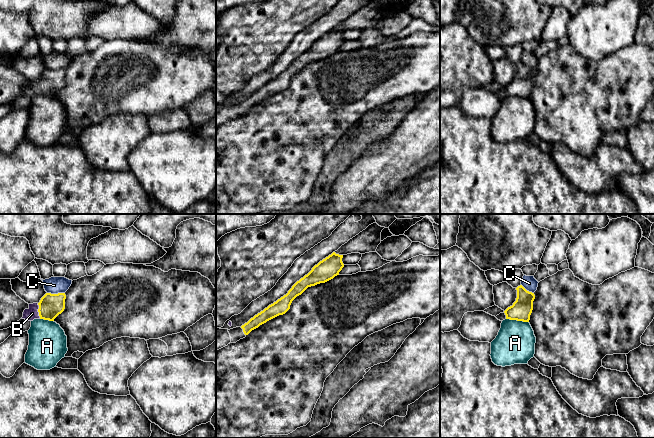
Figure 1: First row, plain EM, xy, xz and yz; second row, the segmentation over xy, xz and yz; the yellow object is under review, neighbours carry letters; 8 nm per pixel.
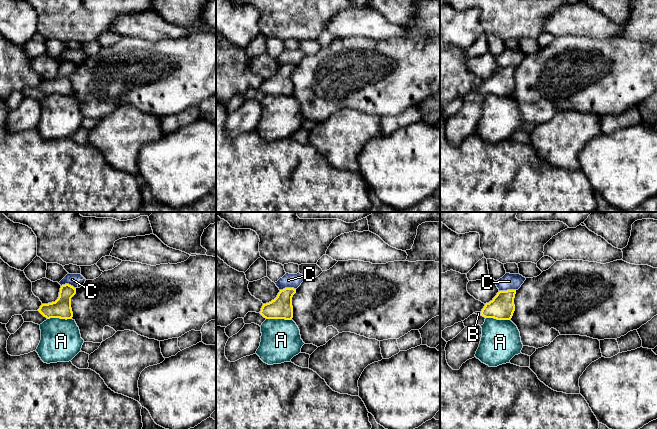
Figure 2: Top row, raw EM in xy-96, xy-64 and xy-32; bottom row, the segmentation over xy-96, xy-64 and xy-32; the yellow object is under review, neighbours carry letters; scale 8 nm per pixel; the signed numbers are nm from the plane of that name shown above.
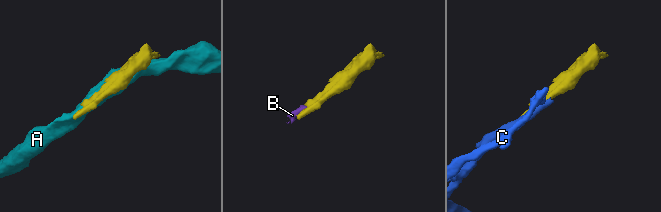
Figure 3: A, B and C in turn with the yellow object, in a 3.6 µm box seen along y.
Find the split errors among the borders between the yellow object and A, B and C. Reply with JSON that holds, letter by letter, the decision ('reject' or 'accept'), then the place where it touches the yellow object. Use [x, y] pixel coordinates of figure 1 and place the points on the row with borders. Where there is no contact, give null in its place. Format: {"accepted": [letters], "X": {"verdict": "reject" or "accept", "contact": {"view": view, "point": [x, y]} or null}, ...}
{"accepted": ["B"], "A": {"verdict": "reject", "contact": {"view": "yz", "point": [517, 320]}}, "B": {"verdict": "accept", "contact": {"view": "xy", "point": [38, 311]}}, "C": {"verdict": "reject", "contact": {"view": "xy", "point": [56, 294]}}}

